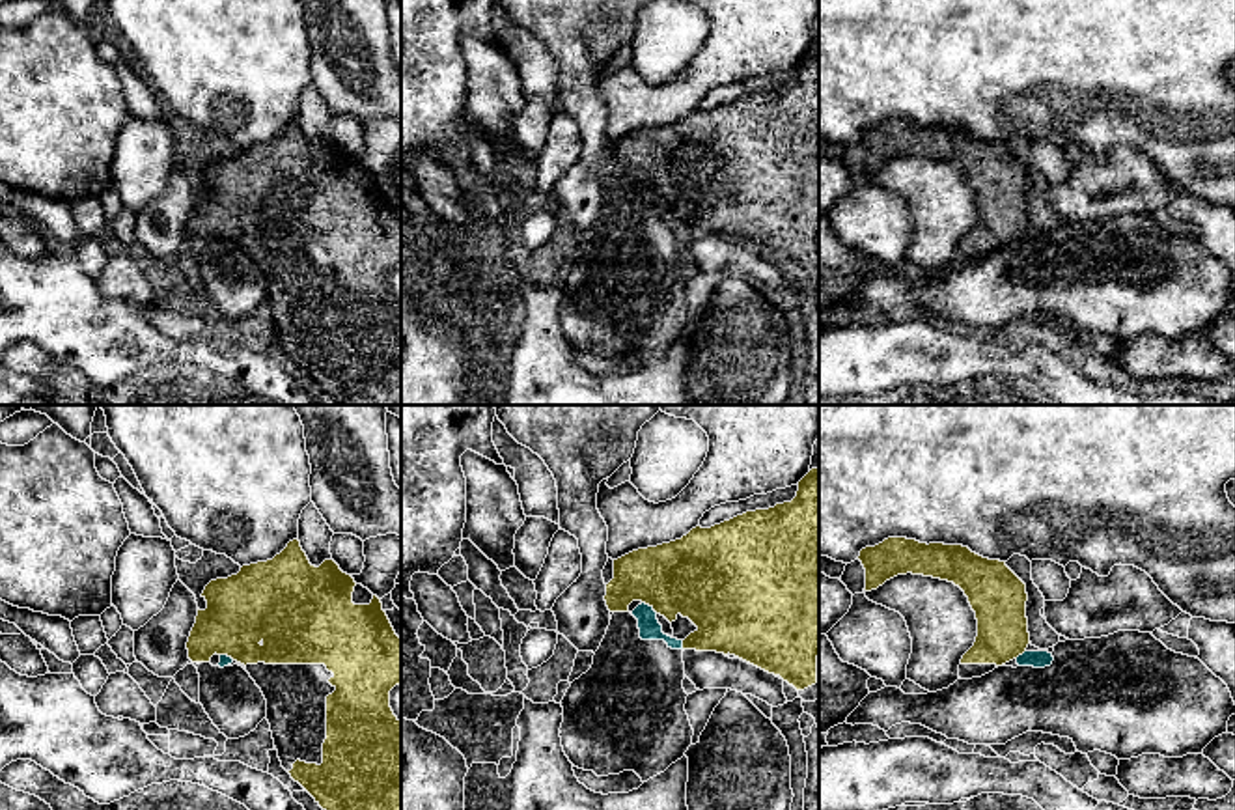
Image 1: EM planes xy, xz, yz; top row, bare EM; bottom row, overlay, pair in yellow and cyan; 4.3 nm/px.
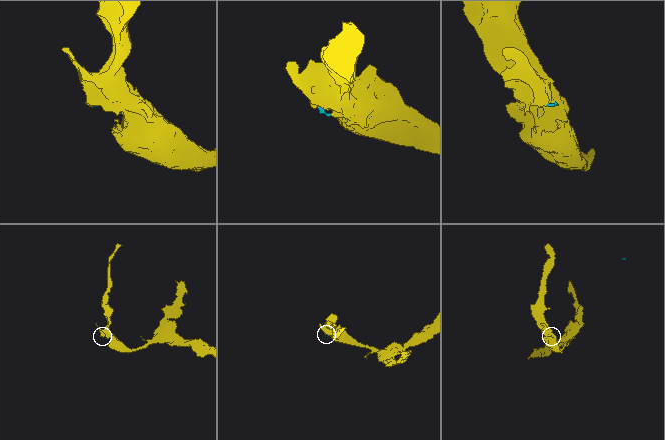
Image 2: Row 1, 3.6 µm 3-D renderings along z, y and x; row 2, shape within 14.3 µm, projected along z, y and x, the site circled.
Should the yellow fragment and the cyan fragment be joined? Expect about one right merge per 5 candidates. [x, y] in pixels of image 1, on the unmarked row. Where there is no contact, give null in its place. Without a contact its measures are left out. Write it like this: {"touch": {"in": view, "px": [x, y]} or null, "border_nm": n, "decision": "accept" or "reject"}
{"touch": {"in": "xz", "px": [650, 187]}, "border_nm": 90, "decision": "reject"}

